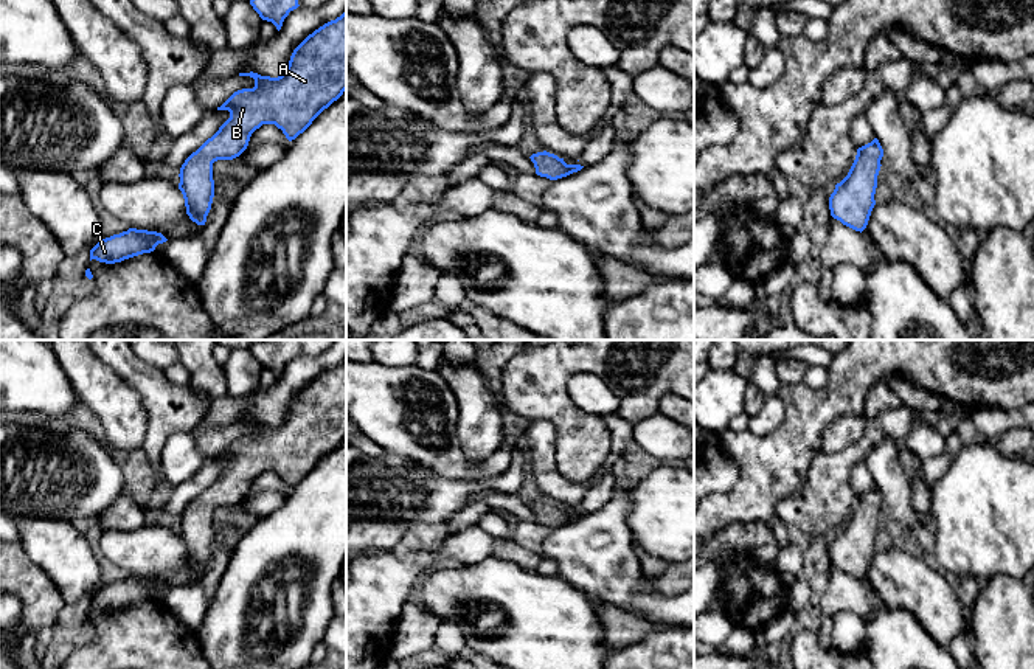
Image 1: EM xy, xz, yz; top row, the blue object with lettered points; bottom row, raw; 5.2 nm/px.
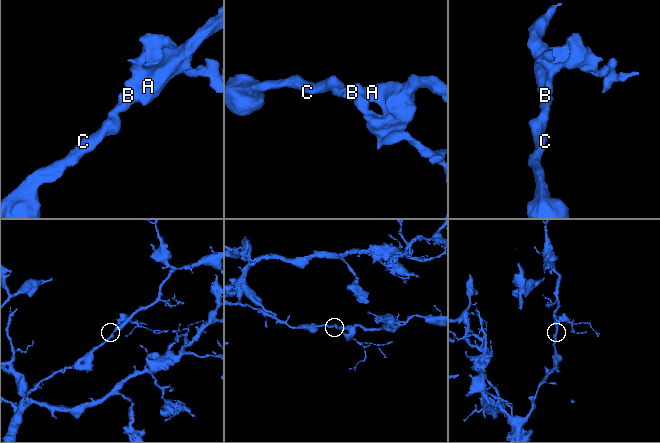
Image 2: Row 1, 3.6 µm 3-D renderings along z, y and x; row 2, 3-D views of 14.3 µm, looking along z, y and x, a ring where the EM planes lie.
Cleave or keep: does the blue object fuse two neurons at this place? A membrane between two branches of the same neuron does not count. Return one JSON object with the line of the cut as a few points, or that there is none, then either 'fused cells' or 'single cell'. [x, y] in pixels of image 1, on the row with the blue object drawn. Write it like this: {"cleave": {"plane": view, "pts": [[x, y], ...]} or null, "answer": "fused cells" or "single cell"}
{"cleave": null, "answer": "single cell"}

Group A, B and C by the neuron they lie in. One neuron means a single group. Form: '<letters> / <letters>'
A B C

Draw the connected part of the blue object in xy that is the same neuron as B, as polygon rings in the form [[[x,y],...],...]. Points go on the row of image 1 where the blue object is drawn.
[[[346,11],[309,34],[292,53],[286,71],[278,78],[258,73],[239,73],[255,79],[253,88],[234,92],[217,110],[228,110],[230,118],[219,130],[193,152],[180,168],[179,189],[186,214],[197,225],[205,225],[214,197],[213,163],[233,160],[248,146],[252,133],[262,124],[275,124],[289,141],[303,133],[312,121],[346,90]]]

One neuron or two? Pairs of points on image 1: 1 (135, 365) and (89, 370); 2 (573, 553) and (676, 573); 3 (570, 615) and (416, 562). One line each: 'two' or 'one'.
1: two
2: two
3: two

